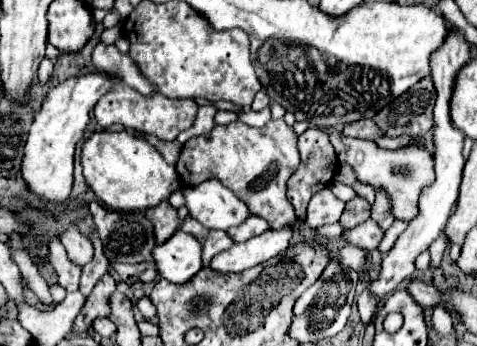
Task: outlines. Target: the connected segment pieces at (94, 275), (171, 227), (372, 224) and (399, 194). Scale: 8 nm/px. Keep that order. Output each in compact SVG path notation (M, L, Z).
M95 227L91 231L90 239L94 247L94 259L82 269L80 293L84 297L88 297L92 293L92 289L94 289L94 285L108 273L108 259L104 257L104 245L102 245L102 241Z
M162 201L160 205L146 209L146 217L154 225L154 237L158 243L166 241L166 237L170 237L178 229L178 221L180 221L176 209L168 201Z
M368 219L362 225L358 225L358 229L350 229L344 233L346 241L350 241L362 249L376 249L380 245L382 237L384 237L384 233L374 219Z
M340 131L330 133L330 143L334 145L338 159L352 165L356 177L362 183L370 183L376 189L384 187L388 191L392 199L392 213L396 219L404 219L404 221L414 219L414 215L418 213L418 195L434 179L434 159L426 149L402 147L396 151L388 151L376 147L372 141L346 137Z

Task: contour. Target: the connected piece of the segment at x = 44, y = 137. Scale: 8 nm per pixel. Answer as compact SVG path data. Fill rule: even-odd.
M96 73L96 75L72 77L48 91L40 113L34 117L22 157L22 179L26 187L44 203L58 203L58 205L68 203L72 191L76 143L84 135L84 129L90 119L88 117L90 109L96 105L96 101L102 95L108 93L108 89L114 83L116 83L114 77Z

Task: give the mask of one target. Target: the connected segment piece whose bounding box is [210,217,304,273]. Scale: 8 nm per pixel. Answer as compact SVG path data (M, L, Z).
M296 217L292 225L284 225L280 229L268 229L246 243L234 243L230 249L218 253L210 263L210 267L224 273L228 271L242 273L254 265L260 265L262 261L268 261L270 257L278 257L290 247L290 239L294 231L302 225L304 221Z

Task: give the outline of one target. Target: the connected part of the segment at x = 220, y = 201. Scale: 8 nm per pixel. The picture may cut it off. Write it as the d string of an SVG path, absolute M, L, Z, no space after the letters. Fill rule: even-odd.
M210 179L194 187L184 187L184 197L190 215L208 229L226 231L250 217L248 207L218 179Z

